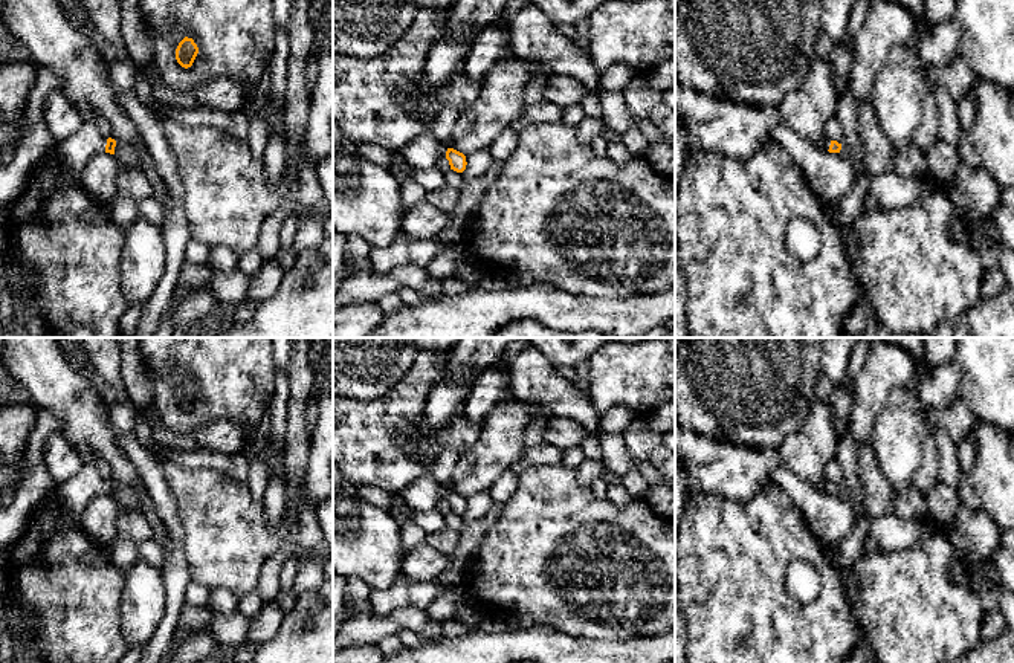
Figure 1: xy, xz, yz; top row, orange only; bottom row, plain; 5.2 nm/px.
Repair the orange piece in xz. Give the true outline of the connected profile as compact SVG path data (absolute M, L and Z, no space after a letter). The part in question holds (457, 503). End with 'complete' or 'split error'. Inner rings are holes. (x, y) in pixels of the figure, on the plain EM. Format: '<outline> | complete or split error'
M431 466L418 480L405 487L397 498L414 512L432 510L443 498L449 503L450 512L457 515L463 515L467 507L463 495L444 489L434 480Z | split error

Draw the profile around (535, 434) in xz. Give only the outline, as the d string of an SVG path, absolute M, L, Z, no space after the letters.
M539 417L528 426L524 435L525 448L533 448L544 443L547 423L548 423L548 419Z

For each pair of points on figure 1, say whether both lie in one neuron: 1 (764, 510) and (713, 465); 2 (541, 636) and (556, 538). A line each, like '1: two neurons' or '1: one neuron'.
1: two neurons
2: two neurons

